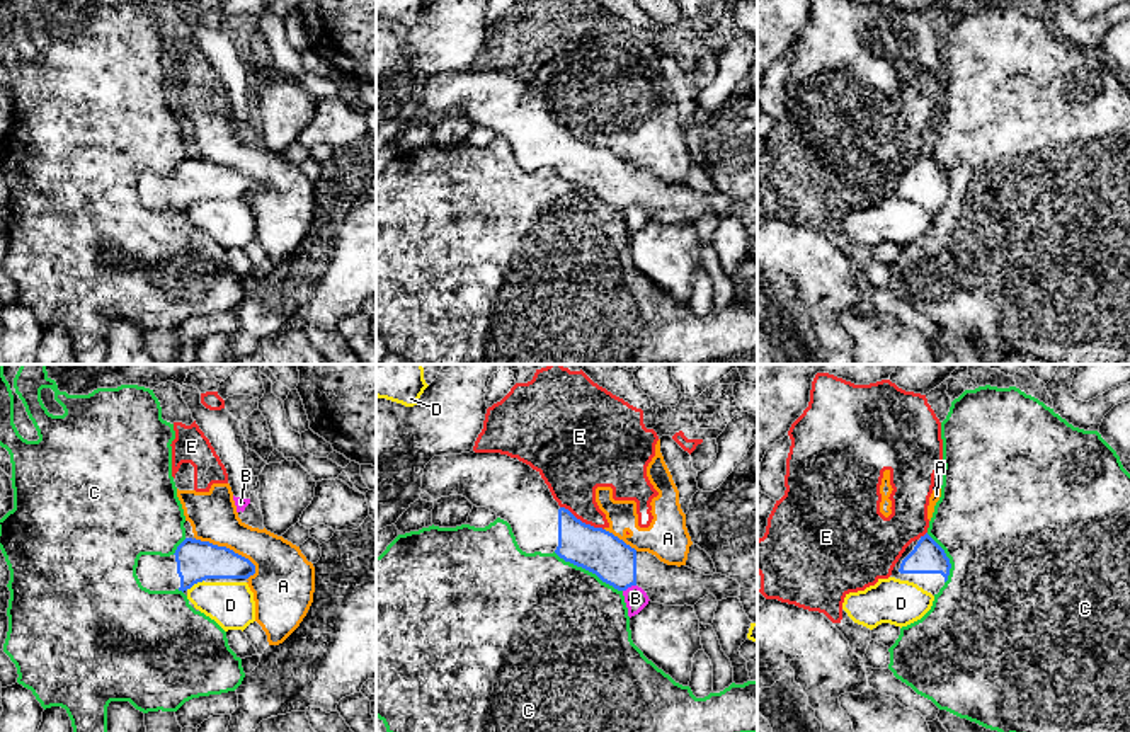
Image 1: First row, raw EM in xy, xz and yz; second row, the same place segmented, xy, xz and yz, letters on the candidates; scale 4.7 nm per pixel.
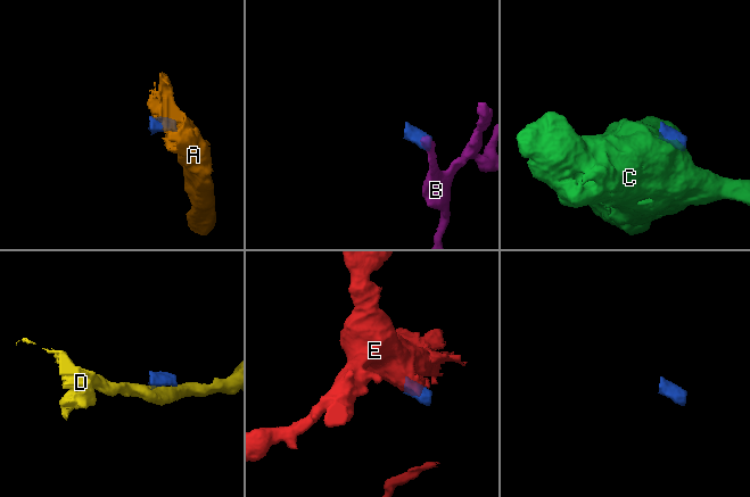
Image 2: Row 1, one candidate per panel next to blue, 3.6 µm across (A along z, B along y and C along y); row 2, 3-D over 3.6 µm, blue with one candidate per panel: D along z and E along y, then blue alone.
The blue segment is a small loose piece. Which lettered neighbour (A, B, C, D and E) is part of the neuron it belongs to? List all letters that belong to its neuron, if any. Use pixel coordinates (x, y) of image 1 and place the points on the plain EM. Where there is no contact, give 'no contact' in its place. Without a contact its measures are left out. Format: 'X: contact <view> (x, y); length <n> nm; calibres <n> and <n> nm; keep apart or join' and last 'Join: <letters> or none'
A: contact xy (228, 167); length 340 nm; calibres 190 and 220 nm; keep apart
B: contact xz (628, 205); length 70 nm; calibres 200 and 110 nm; keep apart
C: contact xz (587, 188); length 380 nm; calibres 200 and 480 nm; keep apart
D: contact xy (194, 201); length 100 nm; calibres 190 and 220 nm; keep apart
E: contact xz (581, 140); length 240 nm; calibres 200 and 280 nm; keep apart
Join: none

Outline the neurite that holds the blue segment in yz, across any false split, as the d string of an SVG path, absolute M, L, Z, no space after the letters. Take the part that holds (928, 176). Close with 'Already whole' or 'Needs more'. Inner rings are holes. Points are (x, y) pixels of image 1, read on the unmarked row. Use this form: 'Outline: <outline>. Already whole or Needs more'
Outline: M926 152L905 167L890 196L914 201L934 214L948 199L950 187L945 169Z. Needs more

